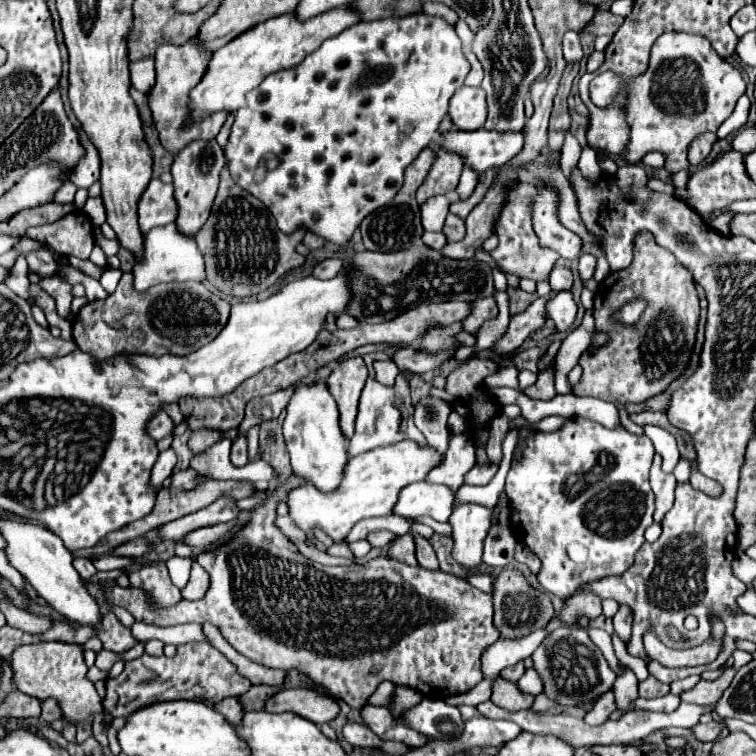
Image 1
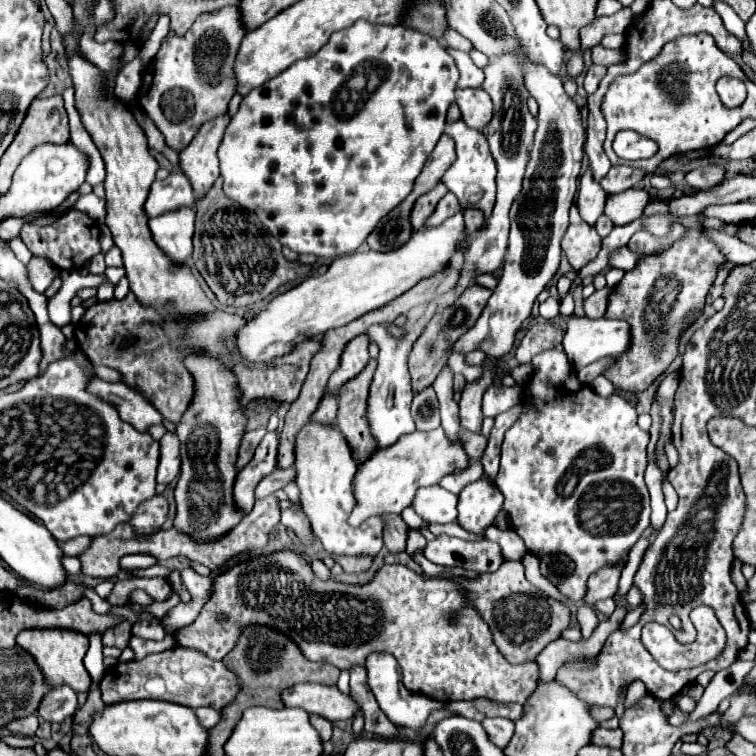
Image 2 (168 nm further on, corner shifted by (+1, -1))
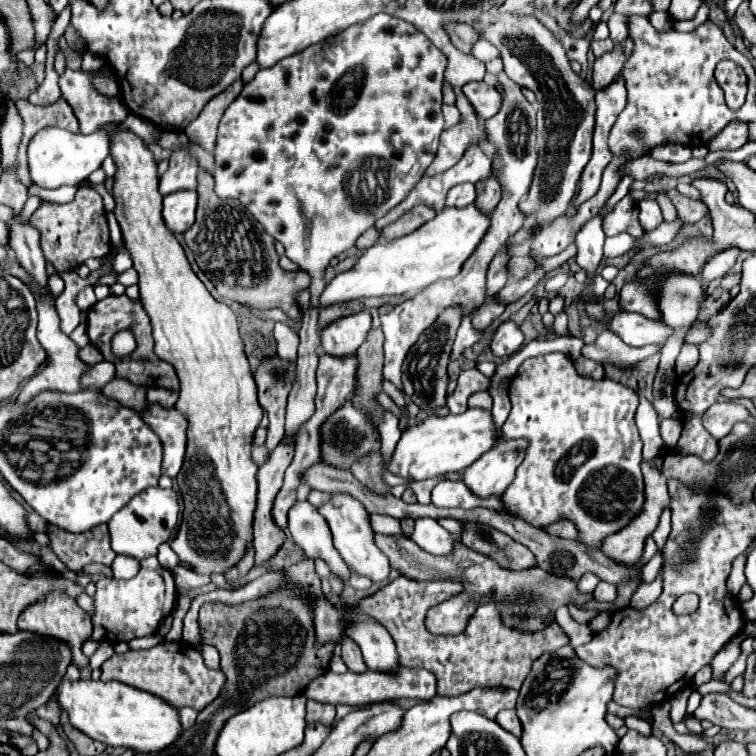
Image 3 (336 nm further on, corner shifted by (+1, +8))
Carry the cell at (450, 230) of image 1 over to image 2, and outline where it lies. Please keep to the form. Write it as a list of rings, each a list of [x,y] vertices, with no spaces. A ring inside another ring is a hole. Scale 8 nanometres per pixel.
[[[470,208],[464,212],[464,220],[466,220],[466,234],[474,234],[484,224],[484,212]]]

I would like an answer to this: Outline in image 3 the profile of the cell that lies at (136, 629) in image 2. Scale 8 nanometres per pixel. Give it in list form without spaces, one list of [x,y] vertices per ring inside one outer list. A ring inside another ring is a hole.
[[[156,557],[142,559],[142,569],[134,579],[112,579],[102,577],[96,581],[96,611],[92,617],[94,633],[92,639],[130,641],[132,637],[154,635],[160,621],[174,611],[176,605],[176,585],[170,571],[166,571]]]

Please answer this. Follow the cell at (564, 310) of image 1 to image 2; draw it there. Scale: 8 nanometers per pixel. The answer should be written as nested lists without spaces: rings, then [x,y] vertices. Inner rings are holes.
[[[568,318],[564,350],[574,368],[584,368],[604,356],[624,354],[630,340],[630,324],[624,320]]]

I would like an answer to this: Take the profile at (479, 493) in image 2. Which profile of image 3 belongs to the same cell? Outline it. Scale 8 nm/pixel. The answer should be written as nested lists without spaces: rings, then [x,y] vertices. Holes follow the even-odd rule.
[[[522,439],[508,443],[500,441],[496,447],[486,451],[486,455],[478,459],[478,463],[470,465],[464,471],[462,481],[478,497],[484,499],[500,497],[506,491],[506,487],[512,483],[514,471],[518,463],[522,463],[524,449],[526,449],[526,441]]]

